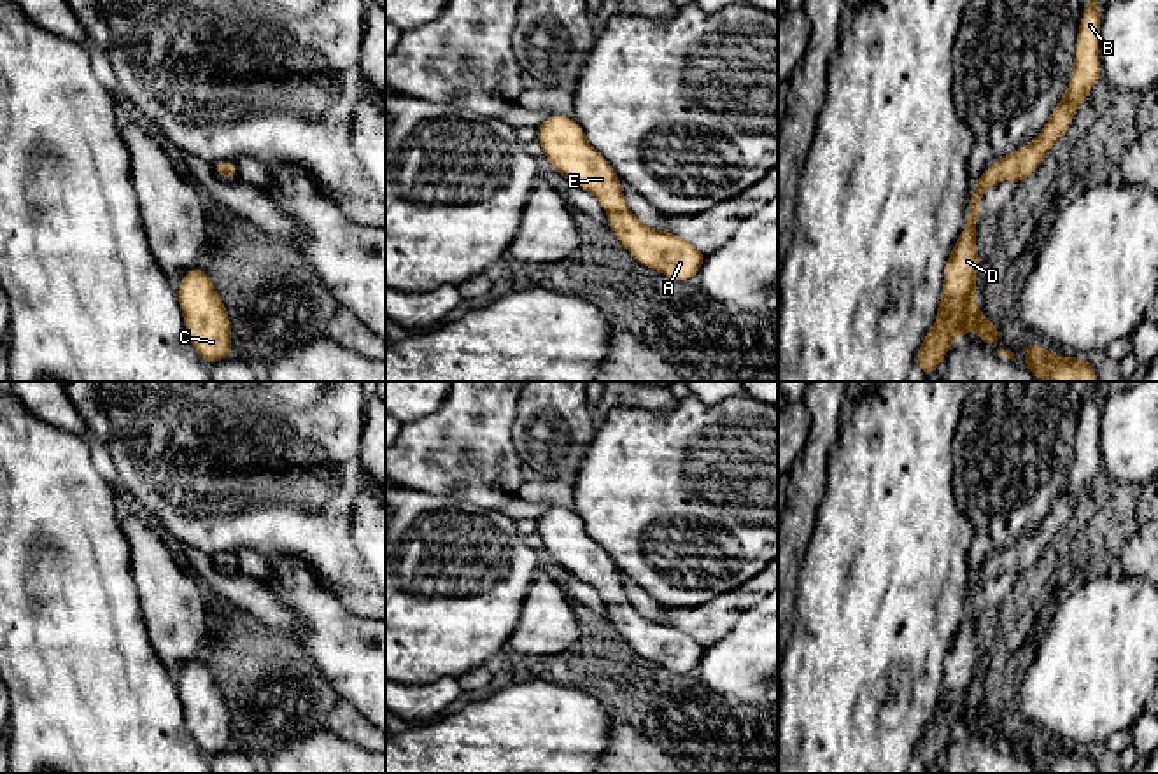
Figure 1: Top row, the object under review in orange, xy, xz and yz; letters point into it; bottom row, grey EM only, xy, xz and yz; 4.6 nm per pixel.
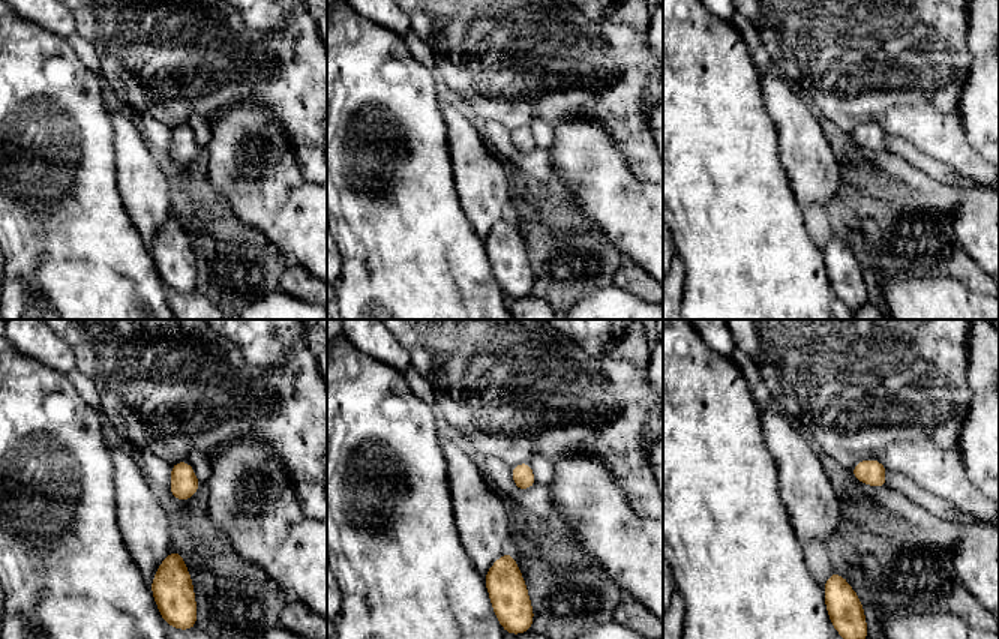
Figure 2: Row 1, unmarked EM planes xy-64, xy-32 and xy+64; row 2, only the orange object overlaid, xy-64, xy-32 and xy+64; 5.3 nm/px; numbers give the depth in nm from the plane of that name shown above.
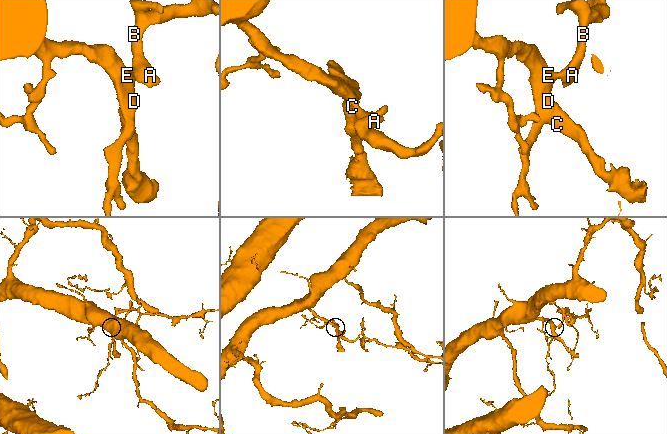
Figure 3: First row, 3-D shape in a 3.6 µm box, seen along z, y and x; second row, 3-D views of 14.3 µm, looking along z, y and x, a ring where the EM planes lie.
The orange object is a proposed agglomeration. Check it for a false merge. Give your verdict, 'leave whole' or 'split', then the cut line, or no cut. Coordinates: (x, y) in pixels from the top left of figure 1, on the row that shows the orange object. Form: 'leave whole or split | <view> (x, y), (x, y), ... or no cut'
leave whole | no cut

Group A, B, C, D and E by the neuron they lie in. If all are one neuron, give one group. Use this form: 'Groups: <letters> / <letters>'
Groups: A B C D E

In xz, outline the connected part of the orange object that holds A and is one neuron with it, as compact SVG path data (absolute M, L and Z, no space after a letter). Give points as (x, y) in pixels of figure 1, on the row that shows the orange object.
M550 114L538 126L536 140L545 158L568 182L599 200L610 214L606 226L634 261L676 282L697 277L708 254L666 229L645 226L627 210L618 175L587 142L585 131L573 117Z

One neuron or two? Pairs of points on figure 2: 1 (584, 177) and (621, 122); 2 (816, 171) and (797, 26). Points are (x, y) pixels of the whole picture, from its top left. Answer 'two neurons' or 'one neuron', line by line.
1: two neurons
2: two neurons

